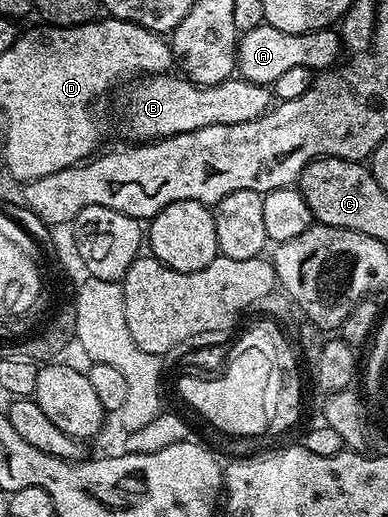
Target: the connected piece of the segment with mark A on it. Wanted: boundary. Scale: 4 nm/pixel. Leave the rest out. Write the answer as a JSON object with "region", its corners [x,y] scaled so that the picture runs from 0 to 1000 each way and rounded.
{"region":[[[678,46],[619,66],[611,81],[611,141],[624,157],[701,168],[709,153],[719,153],[719,145],[729,145],[750,130],[835,137],[861,132],[881,110],[884,81],[866,54],[814,56],[799,64],[753,64]]]}

